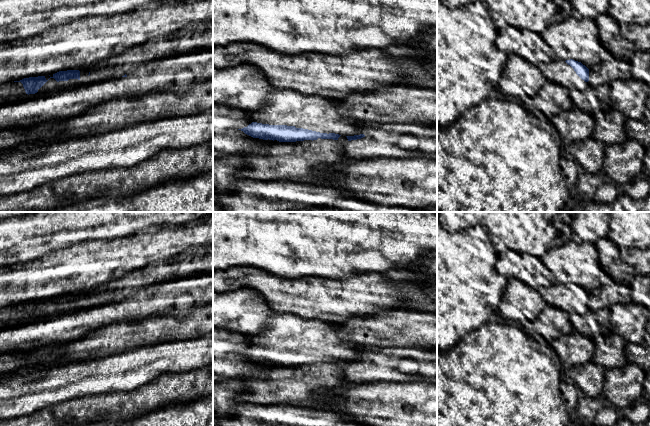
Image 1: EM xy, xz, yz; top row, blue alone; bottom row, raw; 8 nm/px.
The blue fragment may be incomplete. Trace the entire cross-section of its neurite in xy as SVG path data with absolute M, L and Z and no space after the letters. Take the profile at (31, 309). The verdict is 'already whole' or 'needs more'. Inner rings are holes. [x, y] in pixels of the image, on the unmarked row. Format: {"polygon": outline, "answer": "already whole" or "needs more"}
{"polygon": "M38 300L38 301L29 301L29 302L24 302L20 305L14 305L14 306L21 306L23 308L23 311L25 313L25 318L18 322L16 325L20 325L23 323L27 323L30 321L34 320L46 320L46 319L52 319L54 317L61 317L70 313L77 313L80 310L73 310L73 311L68 311L68 312L63 312L61 314L56 313L55 315L44 315L44 316L39 316L38 314L47 306L48 304L45 302L45 300Z", "answer": "needs more"}

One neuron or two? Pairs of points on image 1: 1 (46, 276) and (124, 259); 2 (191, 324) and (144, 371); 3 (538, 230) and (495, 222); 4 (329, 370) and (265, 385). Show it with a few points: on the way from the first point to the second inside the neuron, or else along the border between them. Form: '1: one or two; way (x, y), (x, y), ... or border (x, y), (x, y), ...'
1: one; way (65, 275), (76, 272), (84, 265), (105, 261)
2: two; border (198, 336), (170, 339), (152, 344)
3: one; way (527, 222), (506, 222)
4: one; way (313, 378), (301, 385), (281, 385)

